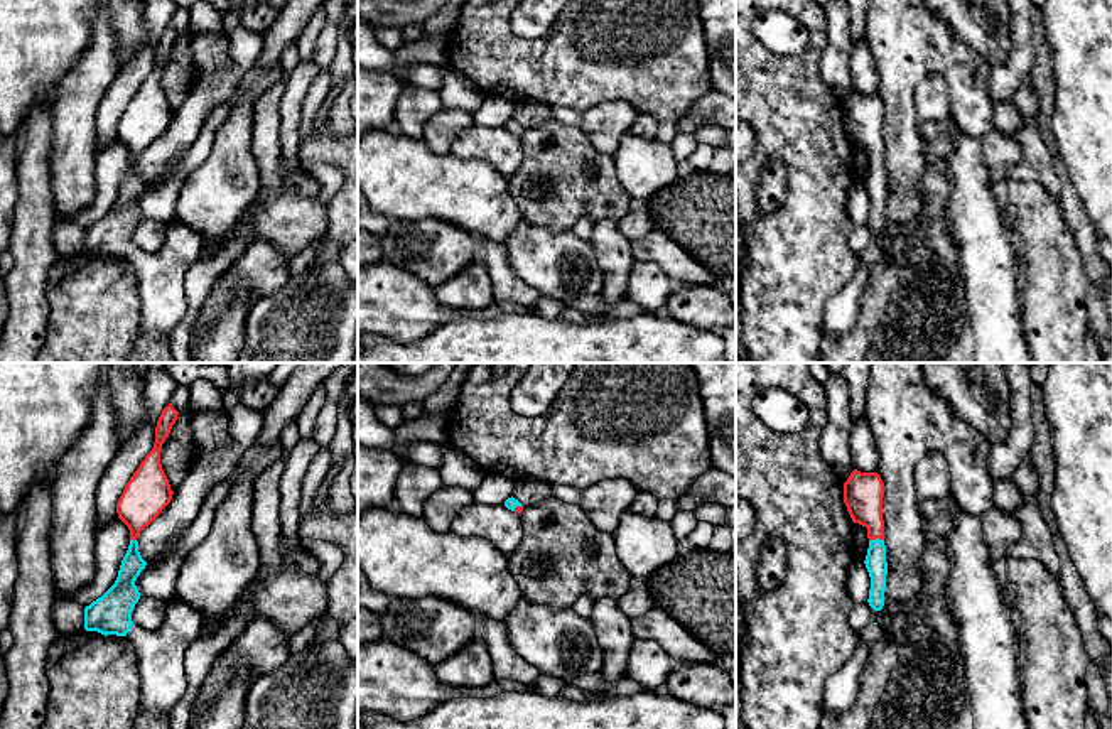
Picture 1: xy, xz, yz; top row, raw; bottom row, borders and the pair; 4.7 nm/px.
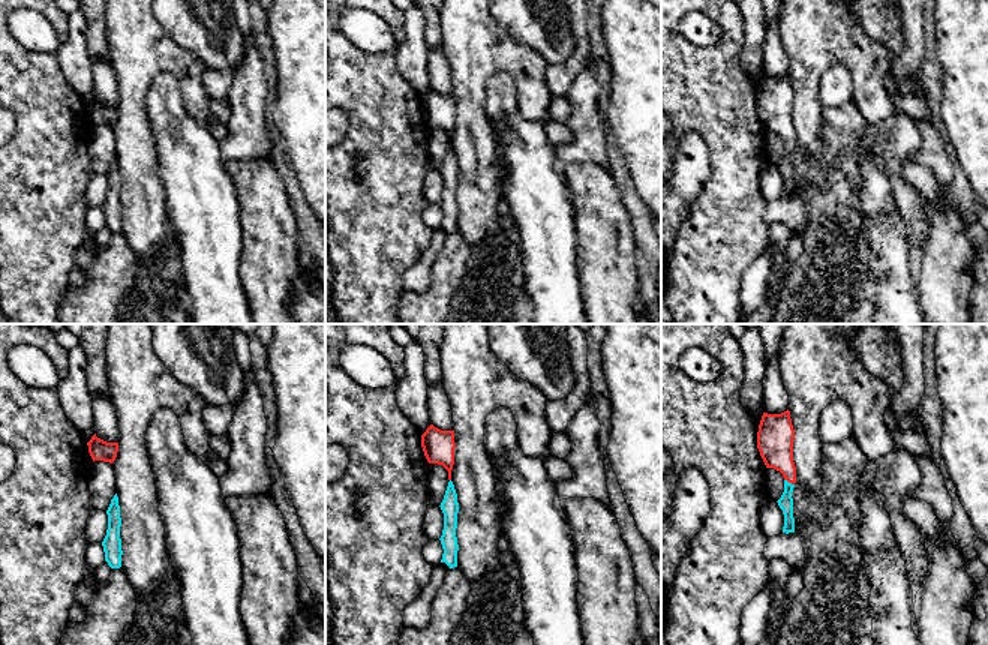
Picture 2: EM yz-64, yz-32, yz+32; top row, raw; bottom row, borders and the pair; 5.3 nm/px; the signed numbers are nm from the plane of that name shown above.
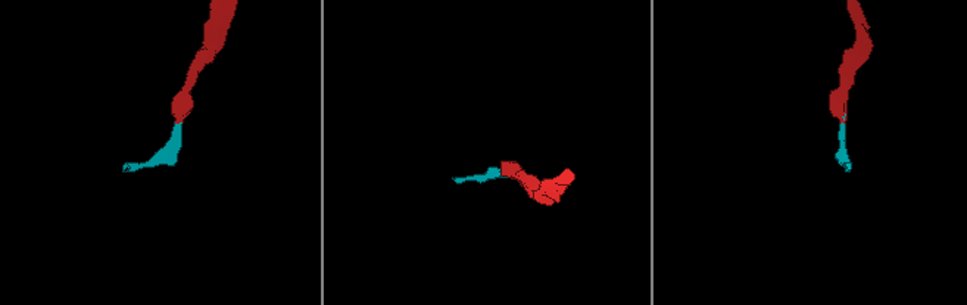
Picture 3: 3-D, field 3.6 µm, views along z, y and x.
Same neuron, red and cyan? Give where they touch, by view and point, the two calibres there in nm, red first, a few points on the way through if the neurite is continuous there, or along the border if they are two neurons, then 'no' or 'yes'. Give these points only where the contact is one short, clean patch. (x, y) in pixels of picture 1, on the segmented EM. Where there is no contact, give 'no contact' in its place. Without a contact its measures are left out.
yz (876, 537) | 190/100 nm | across yz (863, 491), (876, 537), (876, 564) | yes

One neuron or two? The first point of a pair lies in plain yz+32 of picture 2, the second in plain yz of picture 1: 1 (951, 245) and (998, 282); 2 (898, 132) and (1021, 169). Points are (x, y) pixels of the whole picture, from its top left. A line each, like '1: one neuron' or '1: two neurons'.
1: two neurons
2: two neurons

